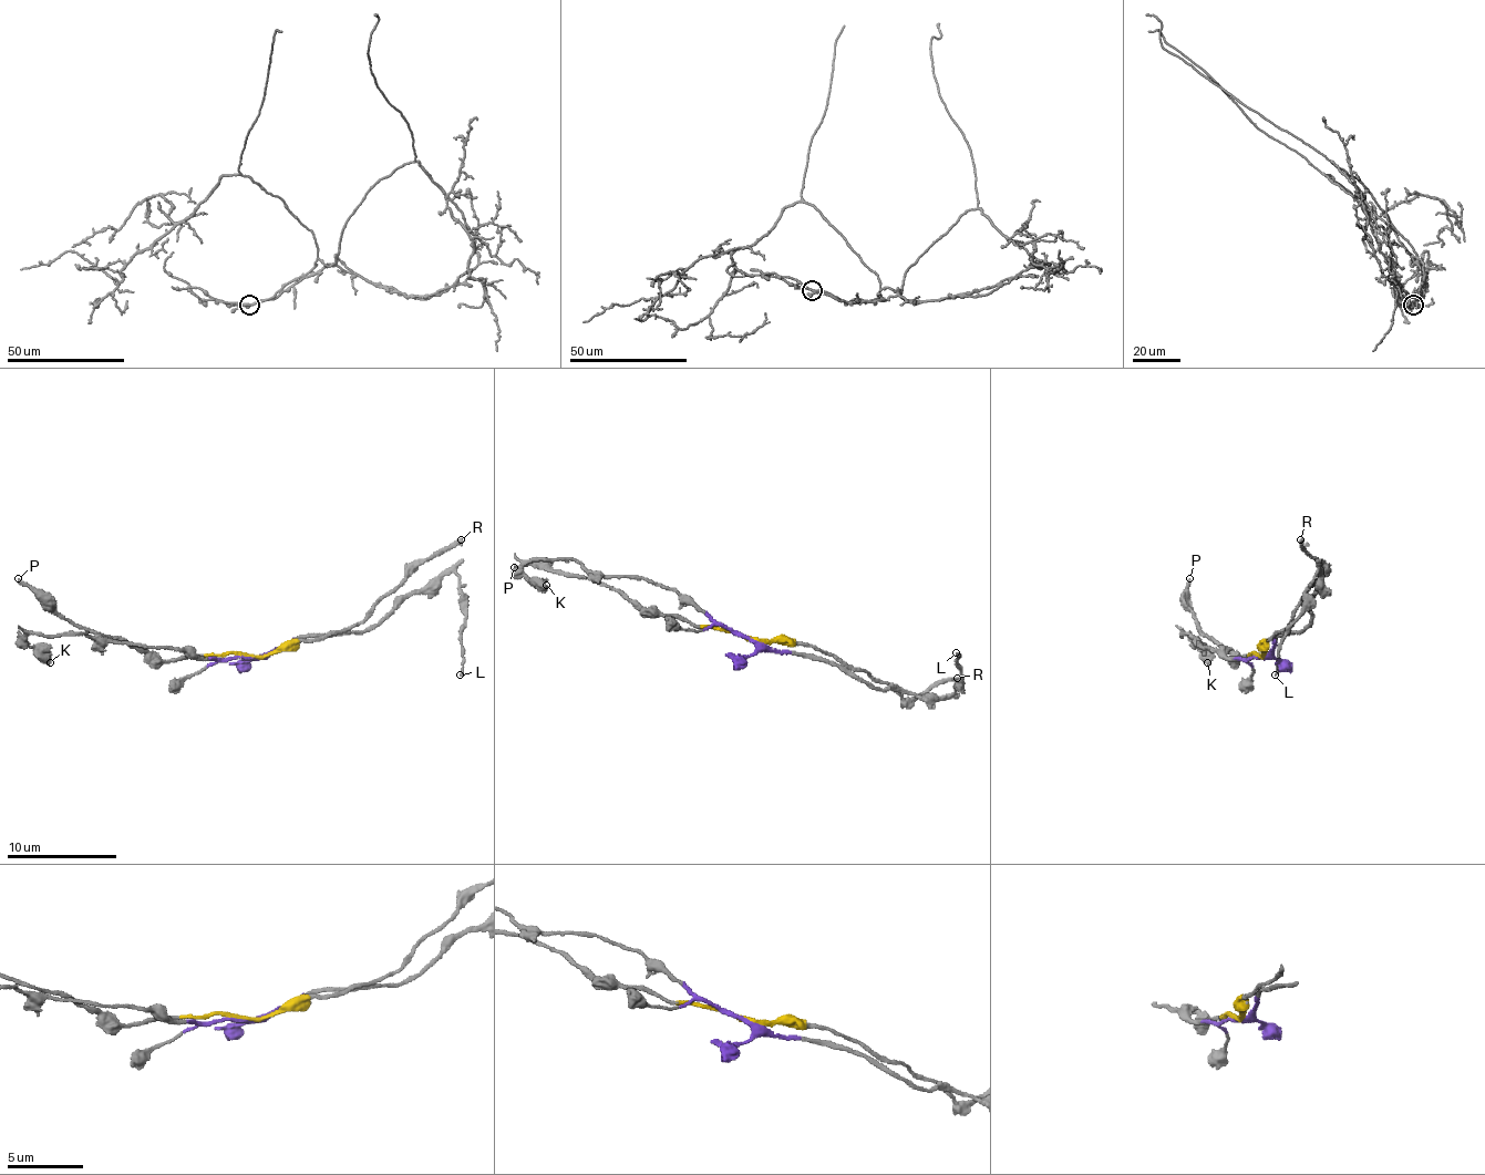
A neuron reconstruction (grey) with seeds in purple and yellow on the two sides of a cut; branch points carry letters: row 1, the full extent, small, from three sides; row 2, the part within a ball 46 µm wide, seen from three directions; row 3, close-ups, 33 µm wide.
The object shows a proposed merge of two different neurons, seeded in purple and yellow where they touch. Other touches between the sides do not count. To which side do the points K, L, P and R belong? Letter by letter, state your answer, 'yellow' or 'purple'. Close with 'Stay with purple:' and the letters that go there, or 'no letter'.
K: purple
L: purple
P: yellow
R: yellow
Stay with purple: K, L

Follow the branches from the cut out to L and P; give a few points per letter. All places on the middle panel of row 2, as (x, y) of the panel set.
L: (749, 639), (803, 656), (828, 659), (880, 689), (950, 698), (958, 683), (956, 653)
P: (749, 637), (732, 631), (695, 628), (677, 617), (646, 615), (616, 590), (571, 576), (530, 565), (514, 568)

